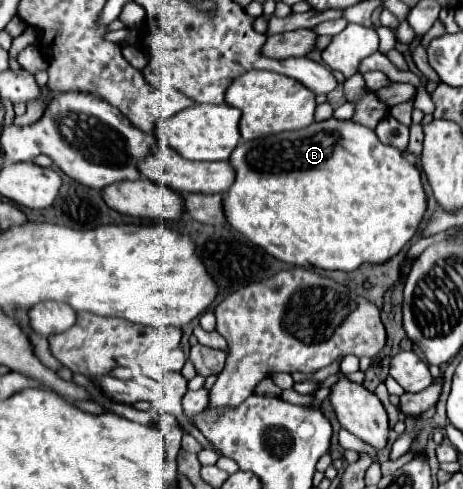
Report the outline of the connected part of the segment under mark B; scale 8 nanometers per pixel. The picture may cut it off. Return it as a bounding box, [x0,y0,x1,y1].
[224,117,428,271]

